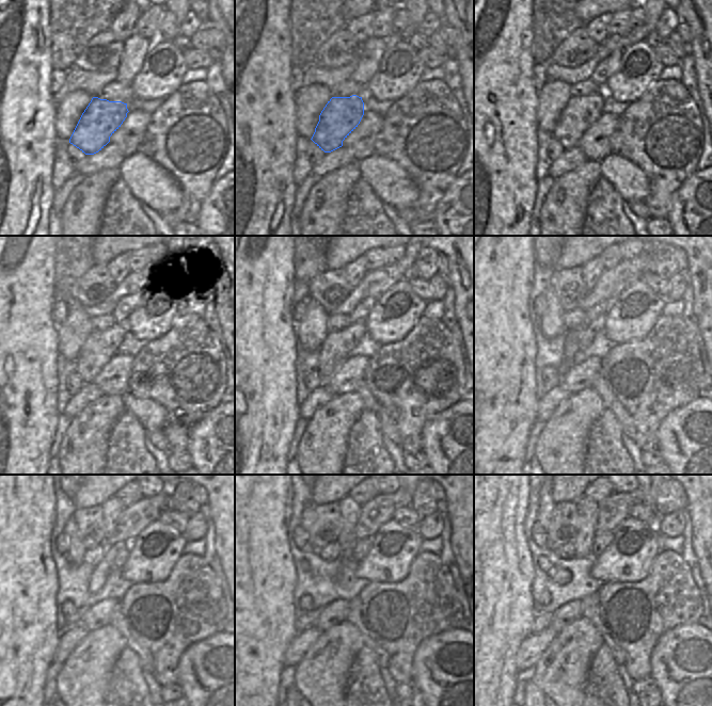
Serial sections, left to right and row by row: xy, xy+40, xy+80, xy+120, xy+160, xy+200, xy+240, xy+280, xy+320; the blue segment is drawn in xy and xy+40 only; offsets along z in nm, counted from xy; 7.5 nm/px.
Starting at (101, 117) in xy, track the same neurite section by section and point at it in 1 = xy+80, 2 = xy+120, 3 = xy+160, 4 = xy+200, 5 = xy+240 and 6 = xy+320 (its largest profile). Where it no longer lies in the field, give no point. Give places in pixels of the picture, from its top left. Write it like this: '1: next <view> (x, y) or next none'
1: next xy+80 (580, 112)
2: next xy+120 (100, 347)
3: next xy+160 (335, 350)
4: next xy+200 (587, 335)
5: next xy+240 (122, 557)
6: next xy+320 (602, 540)

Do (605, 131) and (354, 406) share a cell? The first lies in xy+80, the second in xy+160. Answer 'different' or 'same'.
different

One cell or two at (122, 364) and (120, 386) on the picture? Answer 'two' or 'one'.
one

